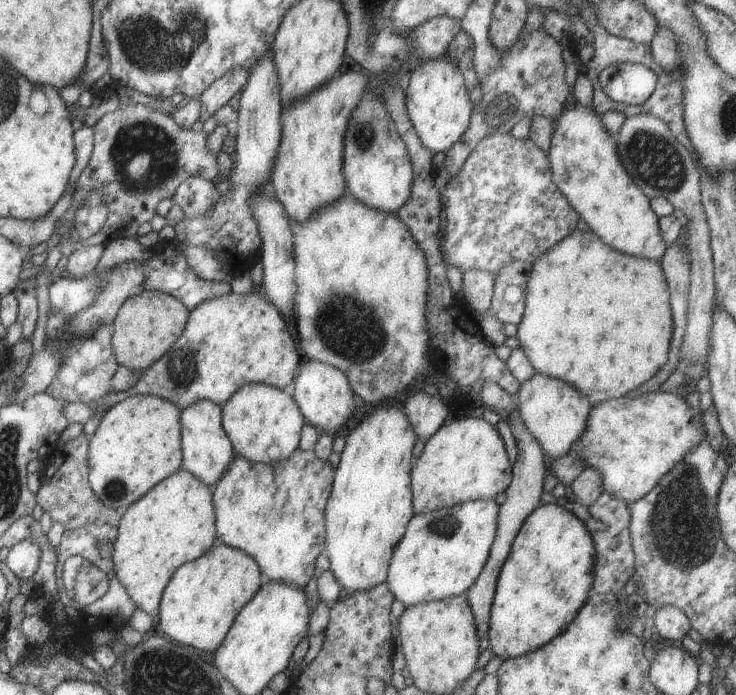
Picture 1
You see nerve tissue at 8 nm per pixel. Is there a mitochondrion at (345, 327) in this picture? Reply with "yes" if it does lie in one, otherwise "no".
yes

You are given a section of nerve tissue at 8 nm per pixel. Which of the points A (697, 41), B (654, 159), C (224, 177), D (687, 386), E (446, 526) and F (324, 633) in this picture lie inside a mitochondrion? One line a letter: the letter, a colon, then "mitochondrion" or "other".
A: other
B: mitochondrion
C: other
D: other
E: mitochondrion
F: other

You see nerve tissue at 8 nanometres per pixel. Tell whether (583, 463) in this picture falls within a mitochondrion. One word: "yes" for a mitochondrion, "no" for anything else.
no

